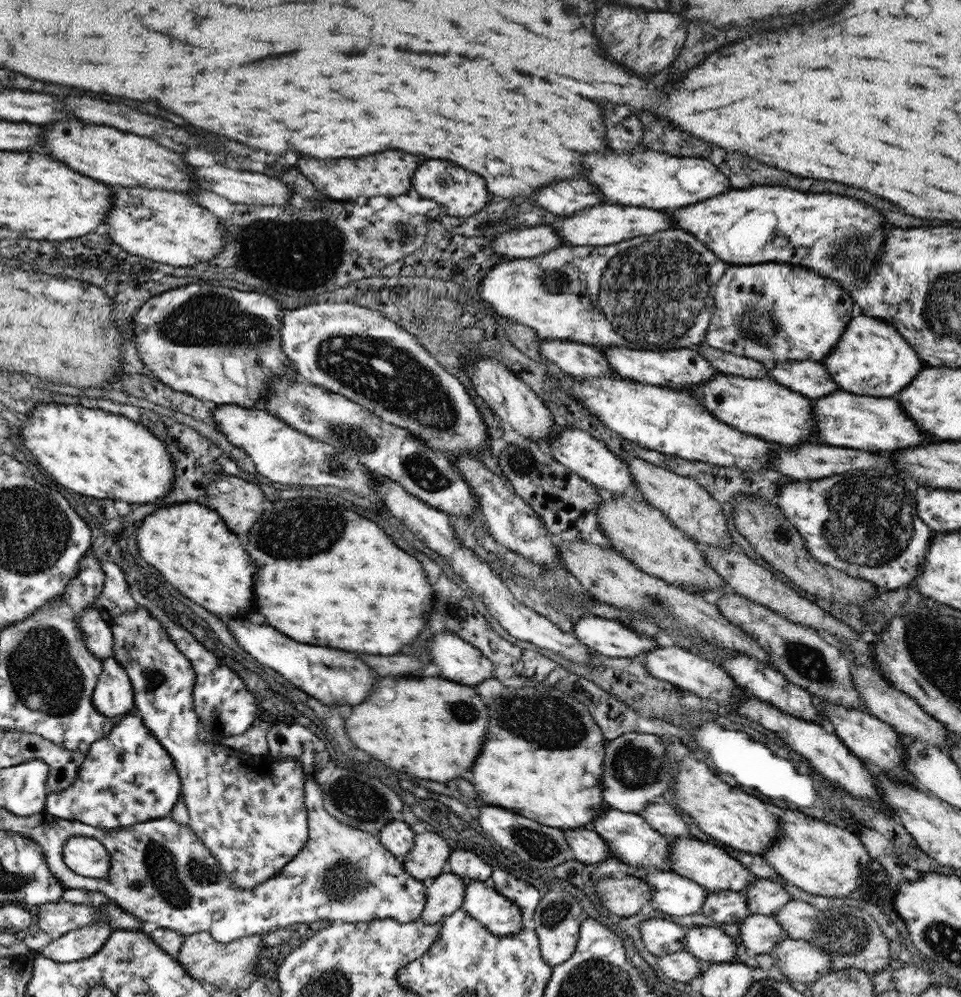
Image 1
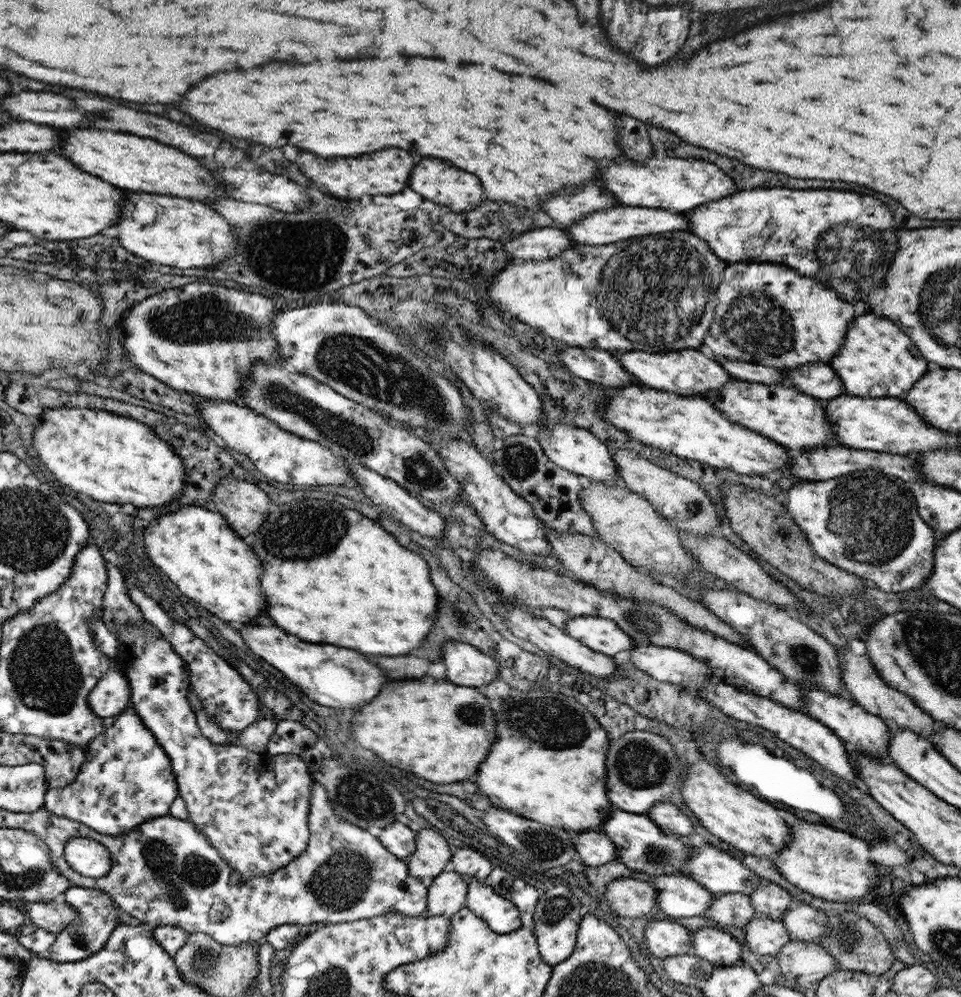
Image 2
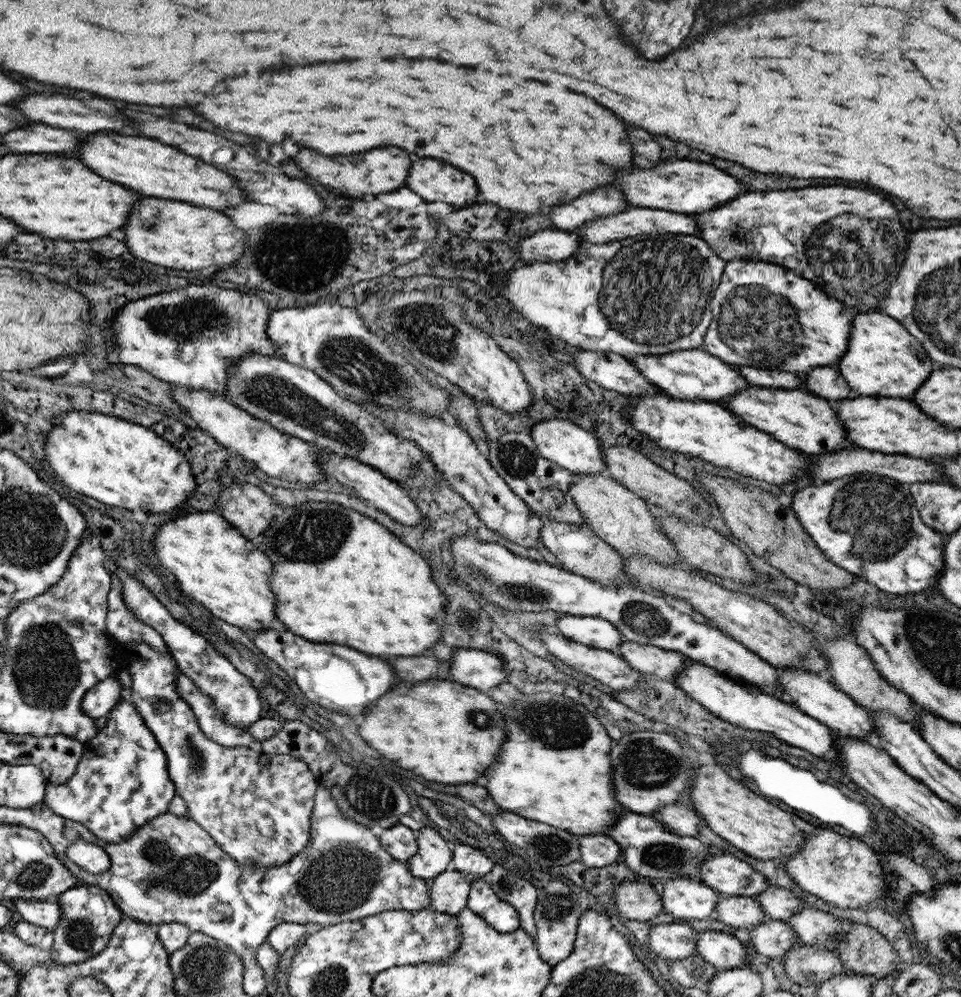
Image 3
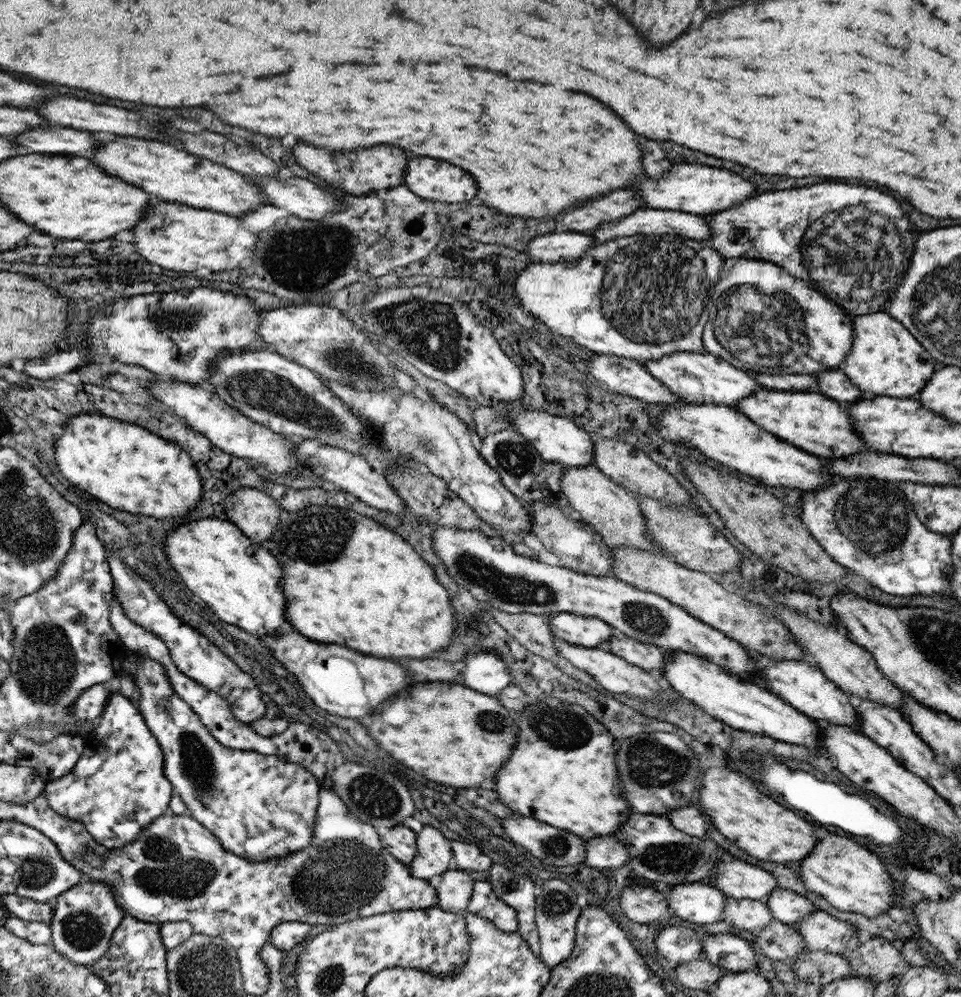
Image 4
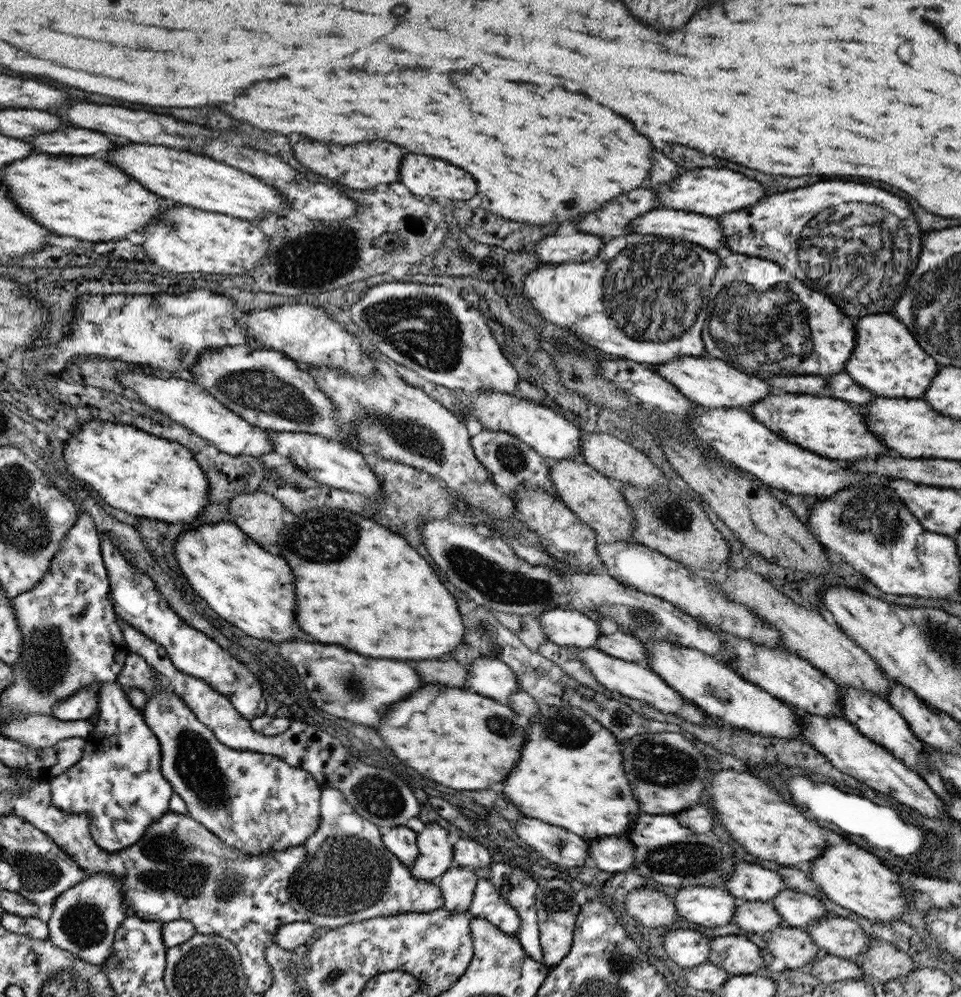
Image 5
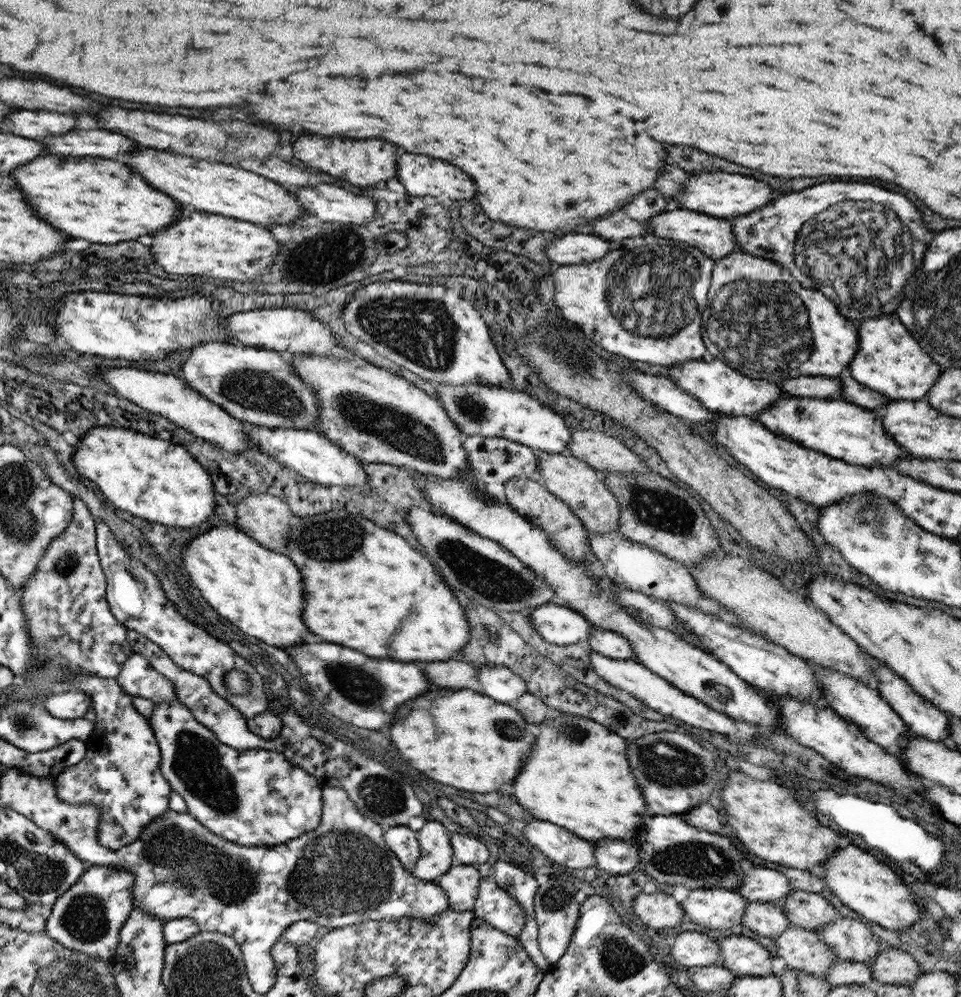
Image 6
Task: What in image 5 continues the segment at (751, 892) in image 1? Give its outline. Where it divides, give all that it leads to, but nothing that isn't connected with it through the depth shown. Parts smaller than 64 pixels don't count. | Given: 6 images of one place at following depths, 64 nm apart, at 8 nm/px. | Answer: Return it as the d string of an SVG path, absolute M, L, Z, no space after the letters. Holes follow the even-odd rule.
M783 888L771 899L773 910L779 914L783 925L792 928L807 929L821 917L829 916L823 904L807 893Z

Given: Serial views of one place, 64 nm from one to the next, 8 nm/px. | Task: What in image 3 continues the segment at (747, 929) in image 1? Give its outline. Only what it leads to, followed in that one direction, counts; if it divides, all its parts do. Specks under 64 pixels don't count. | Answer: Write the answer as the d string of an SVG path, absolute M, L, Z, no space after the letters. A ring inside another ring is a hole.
M767 918L749 931L749 942L753 950L772 959L773 962L779 961L790 948L799 943L791 928L779 920Z

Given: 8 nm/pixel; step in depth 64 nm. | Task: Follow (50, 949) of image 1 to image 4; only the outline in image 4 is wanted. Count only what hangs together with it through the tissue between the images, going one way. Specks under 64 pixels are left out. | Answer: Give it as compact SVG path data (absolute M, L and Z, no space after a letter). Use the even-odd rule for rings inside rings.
M82 879L74 887L62 892L62 895L52 902L52 906L50 944L73 964L93 965L93 962L98 962L108 951L113 935L125 916L123 909L119 908L114 899L111 888L101 881Z

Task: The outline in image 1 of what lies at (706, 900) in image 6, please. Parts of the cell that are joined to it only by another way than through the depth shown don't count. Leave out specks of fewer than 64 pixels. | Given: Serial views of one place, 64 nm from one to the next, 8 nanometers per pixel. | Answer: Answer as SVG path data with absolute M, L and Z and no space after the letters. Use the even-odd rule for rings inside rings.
M649 871L643 879L650 888L650 902L656 912L669 916L687 916L699 913L707 892L696 882L673 871Z

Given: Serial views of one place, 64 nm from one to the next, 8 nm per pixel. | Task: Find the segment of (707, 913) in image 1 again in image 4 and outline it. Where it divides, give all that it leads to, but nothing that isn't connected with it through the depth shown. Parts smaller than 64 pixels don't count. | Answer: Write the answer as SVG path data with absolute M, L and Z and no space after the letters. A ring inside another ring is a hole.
M725 898L721 921L729 922L735 927L735 931L743 930L756 934L773 920L765 903L748 899Z

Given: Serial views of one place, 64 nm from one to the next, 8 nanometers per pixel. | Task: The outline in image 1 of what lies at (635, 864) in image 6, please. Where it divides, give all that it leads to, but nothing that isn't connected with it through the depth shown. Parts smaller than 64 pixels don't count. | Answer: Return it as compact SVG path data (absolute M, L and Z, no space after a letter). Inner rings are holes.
M591 828L564 830L564 837L572 858L583 864L597 864L610 857L607 843Z

